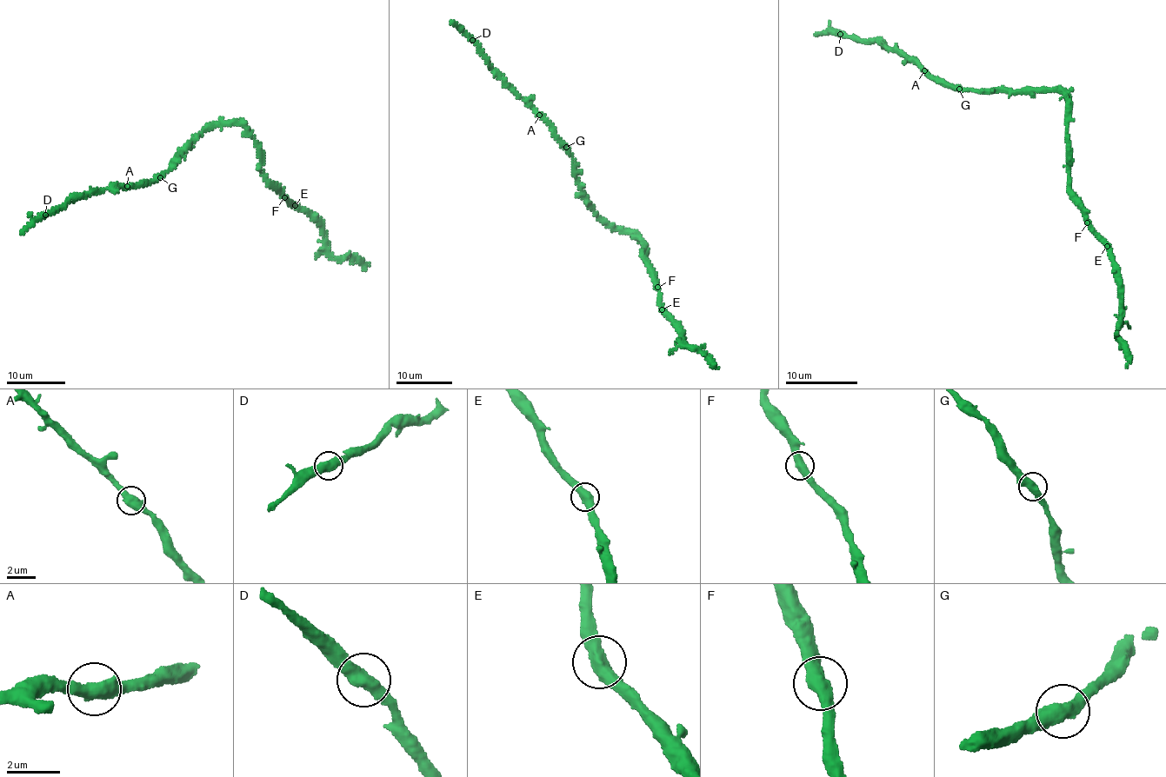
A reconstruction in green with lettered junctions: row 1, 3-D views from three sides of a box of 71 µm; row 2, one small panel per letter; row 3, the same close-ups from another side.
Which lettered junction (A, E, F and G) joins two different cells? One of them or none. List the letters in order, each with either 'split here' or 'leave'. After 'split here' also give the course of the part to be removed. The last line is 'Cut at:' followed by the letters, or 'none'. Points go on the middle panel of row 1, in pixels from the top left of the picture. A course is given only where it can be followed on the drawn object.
A: leave
E: leave
F: leave
G: leave
Cut at: none

